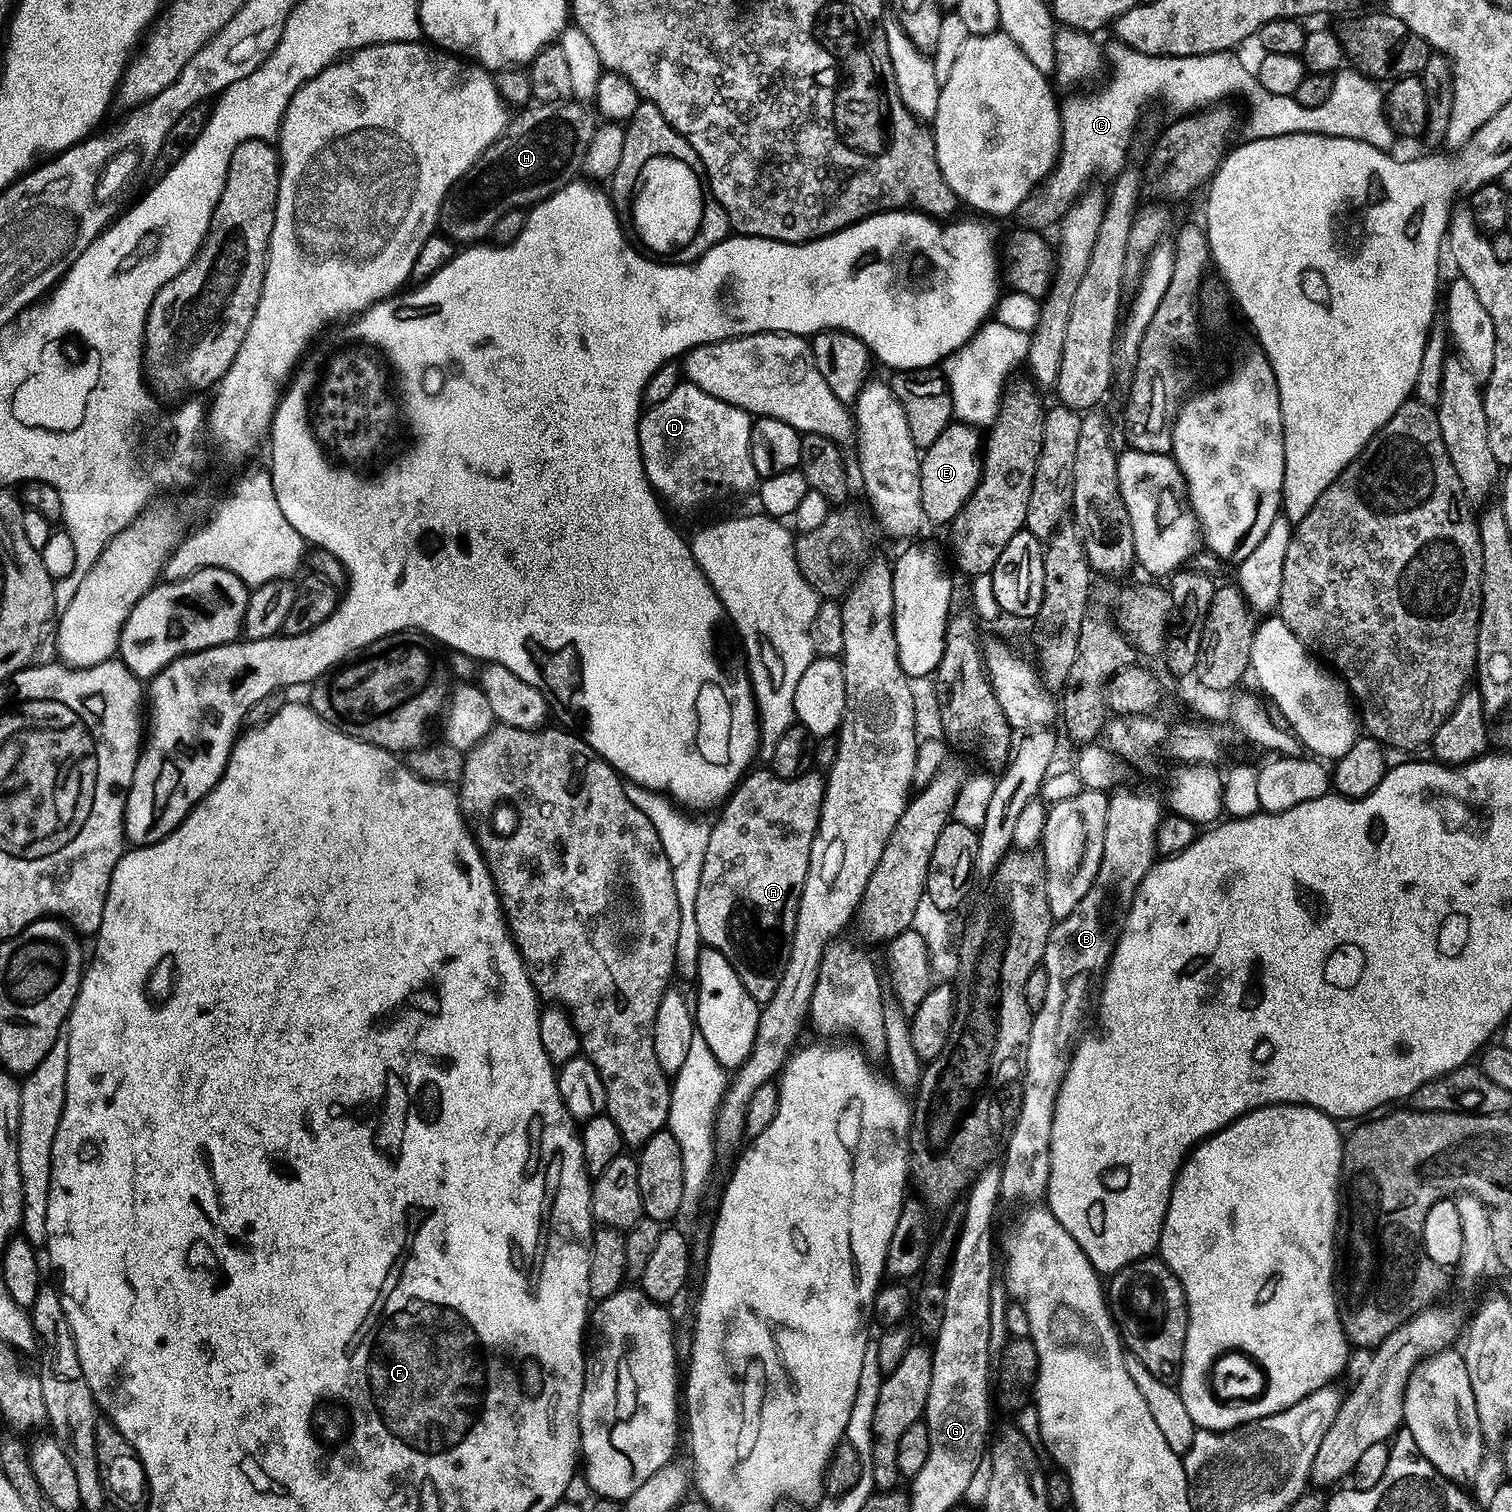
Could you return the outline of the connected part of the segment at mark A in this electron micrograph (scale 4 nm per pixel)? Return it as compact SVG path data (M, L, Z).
M770 770L751 772L732 789L731 796L723 801L719 809L720 817L717 820L715 818L712 824L702 876L699 879L695 917L701 945L723 954L730 966L734 966L750 998L763 1006L770 998L774 998L774 990L784 973L786 956L783 951L764 952L762 945L752 944L752 916L756 919L757 930L764 936L773 932L776 936L790 938L794 934L796 907L808 869L808 855L816 833L816 823L820 820L825 777L815 776L811 770L789 780L778 778Z

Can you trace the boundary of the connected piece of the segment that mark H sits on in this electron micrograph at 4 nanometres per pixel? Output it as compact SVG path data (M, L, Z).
M573 98L564 101L563 104L537 103L517 111L520 113L511 117L502 135L478 157L464 179L459 181L444 199L444 204L440 207L439 231L457 245L471 246L491 237L495 233L496 223L507 212L531 209L532 205L539 204L560 188L573 183L575 176L572 175L583 165L586 146L590 138L594 138L594 130L598 123L597 113L588 107L587 103Z

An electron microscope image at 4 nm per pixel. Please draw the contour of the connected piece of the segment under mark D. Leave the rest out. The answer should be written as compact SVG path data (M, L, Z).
M681 382L668 398L640 417L638 446L646 478L665 505L696 508L719 496L740 496L757 487L750 454L753 417L730 402L722 402L698 386Z

